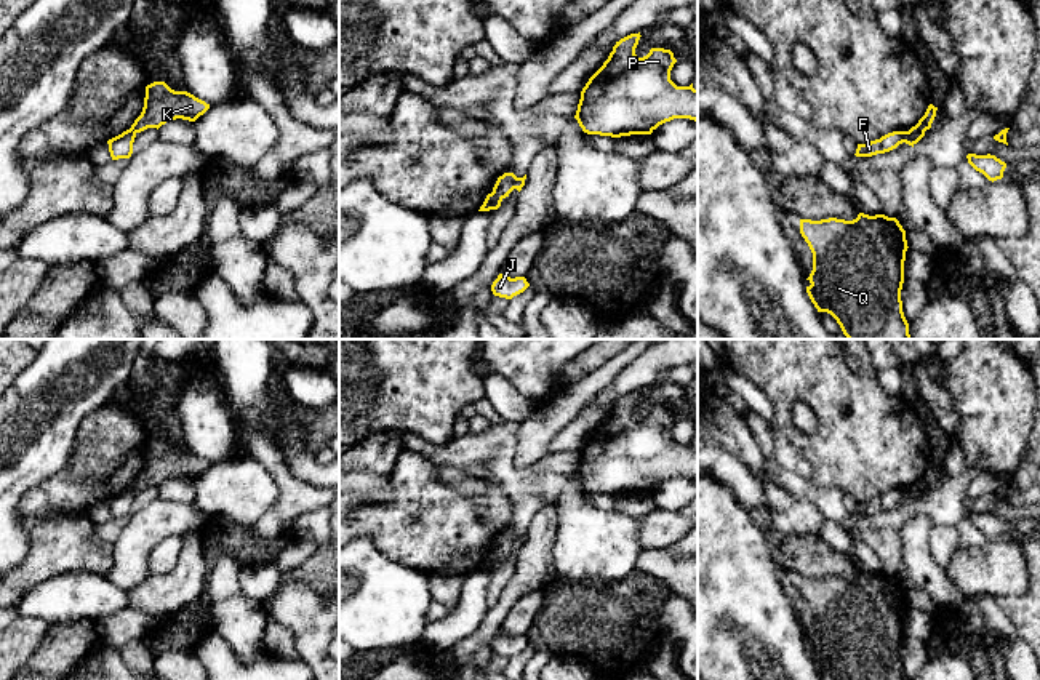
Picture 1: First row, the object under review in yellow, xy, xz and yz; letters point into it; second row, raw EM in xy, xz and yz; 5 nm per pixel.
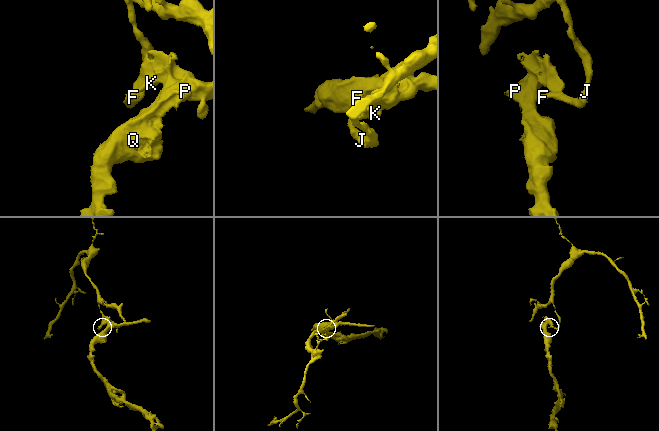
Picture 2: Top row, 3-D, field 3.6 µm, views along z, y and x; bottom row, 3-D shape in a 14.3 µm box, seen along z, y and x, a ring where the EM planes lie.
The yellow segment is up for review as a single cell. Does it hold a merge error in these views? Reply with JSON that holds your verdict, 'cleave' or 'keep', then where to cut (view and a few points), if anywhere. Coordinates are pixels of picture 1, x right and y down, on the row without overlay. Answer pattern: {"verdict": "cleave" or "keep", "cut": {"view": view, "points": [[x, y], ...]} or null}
{"verdict": "cleave", "cut": {"view": "yz", "points": [[909, 488], [924, 490]]}}

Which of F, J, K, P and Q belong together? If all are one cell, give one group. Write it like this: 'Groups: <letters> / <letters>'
Groups: F J / K P Q

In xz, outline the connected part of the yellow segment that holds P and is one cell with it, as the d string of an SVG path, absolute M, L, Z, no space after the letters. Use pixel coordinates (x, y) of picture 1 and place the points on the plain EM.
M638 390L616 400L608 418L582 446L574 477L584 491L621 496L651 493L659 483L674 477L698 480L698 448L693 446L693 442L677 445L670 438L670 429L677 421L674 411L651 406L646 414L638 416L635 406L640 395Z

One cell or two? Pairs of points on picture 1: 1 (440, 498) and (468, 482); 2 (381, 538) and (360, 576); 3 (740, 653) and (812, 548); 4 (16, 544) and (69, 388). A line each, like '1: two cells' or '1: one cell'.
1: two cells
2: two cells
3: two cells
4: one cell

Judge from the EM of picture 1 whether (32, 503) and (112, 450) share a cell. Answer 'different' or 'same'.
same

